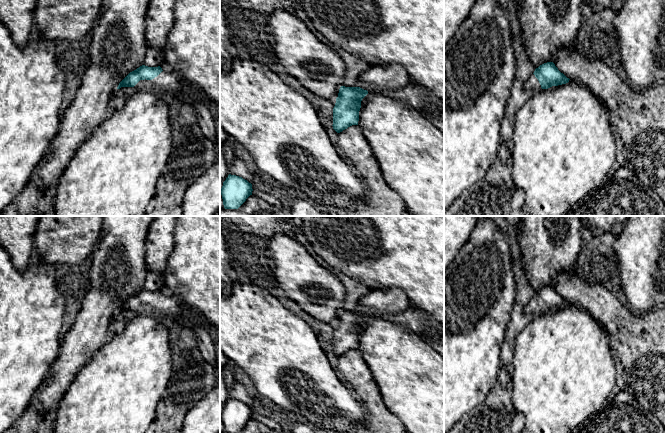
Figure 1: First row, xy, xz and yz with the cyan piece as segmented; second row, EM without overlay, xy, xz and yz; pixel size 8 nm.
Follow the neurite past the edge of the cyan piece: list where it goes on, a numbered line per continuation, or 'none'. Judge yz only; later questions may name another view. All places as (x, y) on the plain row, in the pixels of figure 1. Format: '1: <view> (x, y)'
1: yz (532, 308)

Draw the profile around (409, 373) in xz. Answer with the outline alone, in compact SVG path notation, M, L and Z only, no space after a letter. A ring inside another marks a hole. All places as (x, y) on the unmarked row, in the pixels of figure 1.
M369 314L361 325L358 350L362 353L374 380L376 381L386 407L403 423L407 433L444 433L444 358L428 345L419 335L408 329L403 322L383 320L379 314Z

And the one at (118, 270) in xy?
M102 216L100 237L91 254L89 290L82 302L76 320L71 328L63 331L59 354L50 365L44 380L35 392L35 398L42 410L47 413L56 410L61 396L66 392L79 370L110 338L111 319L116 316L119 307L132 295L143 289L147 267L145 263L145 243L147 232L155 216Z

